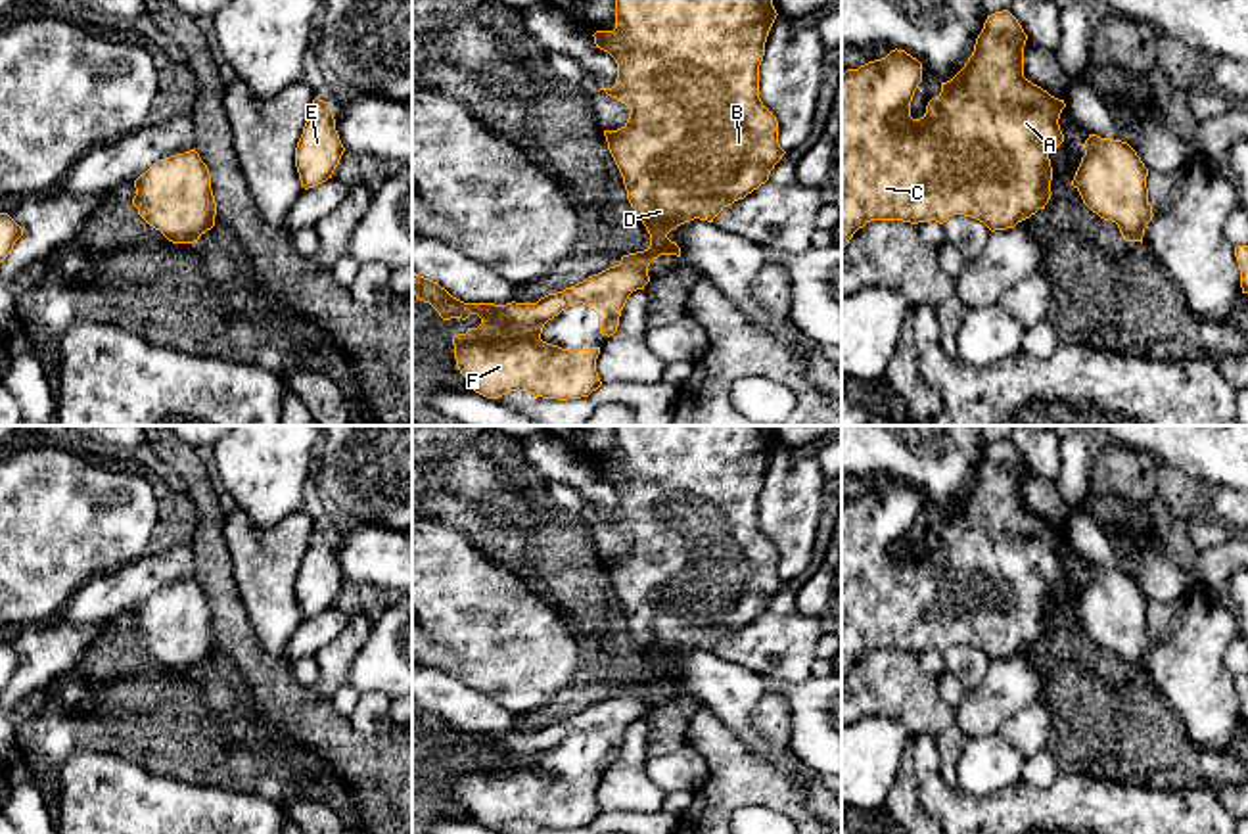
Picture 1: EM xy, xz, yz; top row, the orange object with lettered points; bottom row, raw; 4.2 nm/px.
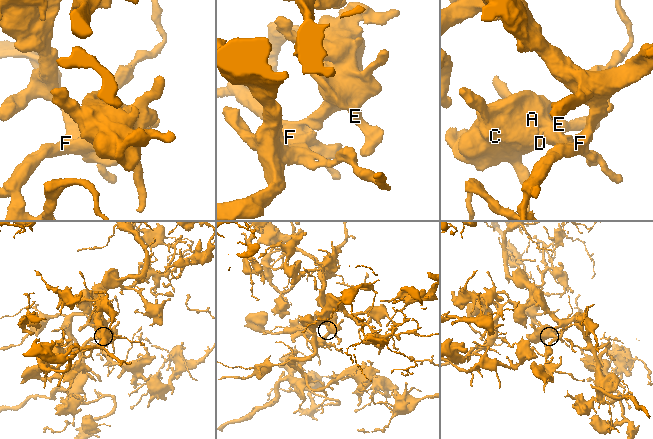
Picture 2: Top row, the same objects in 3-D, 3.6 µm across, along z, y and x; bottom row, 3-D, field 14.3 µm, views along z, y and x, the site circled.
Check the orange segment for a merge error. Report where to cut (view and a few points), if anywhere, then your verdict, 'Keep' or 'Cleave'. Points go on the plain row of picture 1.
No split. Keep

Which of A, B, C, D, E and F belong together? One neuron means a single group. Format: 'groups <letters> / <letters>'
groups A B C D E F

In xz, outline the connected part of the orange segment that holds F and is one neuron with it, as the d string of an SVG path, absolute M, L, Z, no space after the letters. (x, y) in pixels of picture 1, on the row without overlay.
M615 426L615 458L592 466L617 493L615 514L600 520L631 543L621 558L604 560L604 566L650 675L537 732L464 732L414 702L412 723L443 750L481 748L477 757L452 767L456 796L475 822L487 828L510 821L558 830L589 826L602 815L596 801L600 776L569 780L546 773L541 769L544 753L583 732L598 744L600 763L613 765L629 725L650 711L650 692L659 684L681 686L667 663L694 648L713 652L725 637L769 610L786 583L778 573L778 550L759 527L759 495L776 445L773 426Z

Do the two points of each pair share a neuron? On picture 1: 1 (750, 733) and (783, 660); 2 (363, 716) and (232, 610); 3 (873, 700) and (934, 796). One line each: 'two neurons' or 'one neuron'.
1: two neurons
2: two neurons
3: two neurons

